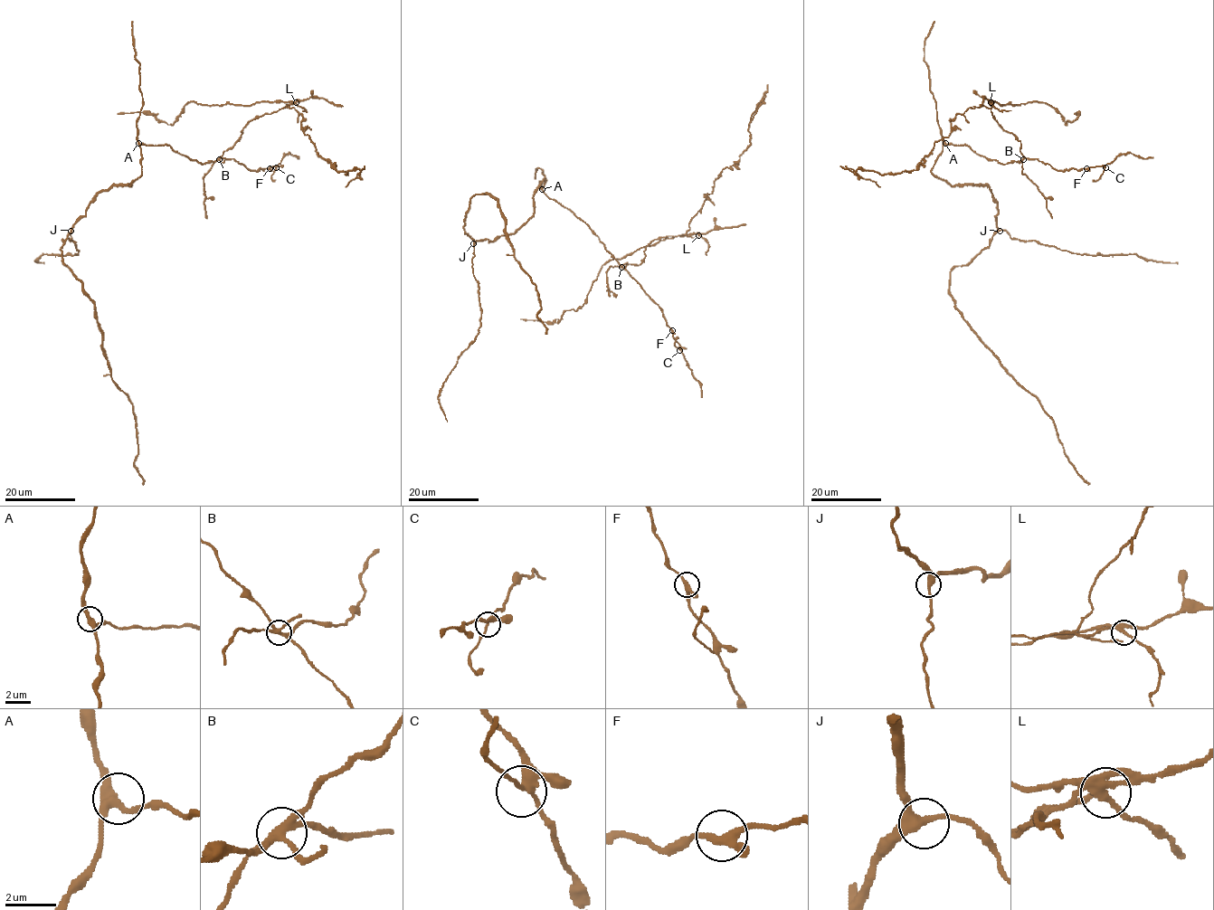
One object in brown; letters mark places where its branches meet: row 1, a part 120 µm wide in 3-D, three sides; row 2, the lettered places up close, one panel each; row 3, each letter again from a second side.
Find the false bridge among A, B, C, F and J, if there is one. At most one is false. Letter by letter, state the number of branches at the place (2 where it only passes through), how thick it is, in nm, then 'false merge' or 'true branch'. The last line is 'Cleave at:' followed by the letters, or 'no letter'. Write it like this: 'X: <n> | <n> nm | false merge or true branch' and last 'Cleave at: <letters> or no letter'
A: 3 | 320 nm | true branch
B: 5 | 280 nm | false merge
C: 4 | 260 nm | true branch
F: 3 | 280 nm | true branch
J: 3 | 300 nm | true branch
Cleave at: B

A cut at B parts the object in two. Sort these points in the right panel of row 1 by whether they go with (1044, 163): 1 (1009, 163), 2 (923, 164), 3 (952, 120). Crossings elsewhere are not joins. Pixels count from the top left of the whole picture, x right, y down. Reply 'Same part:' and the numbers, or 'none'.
Same part: 1

